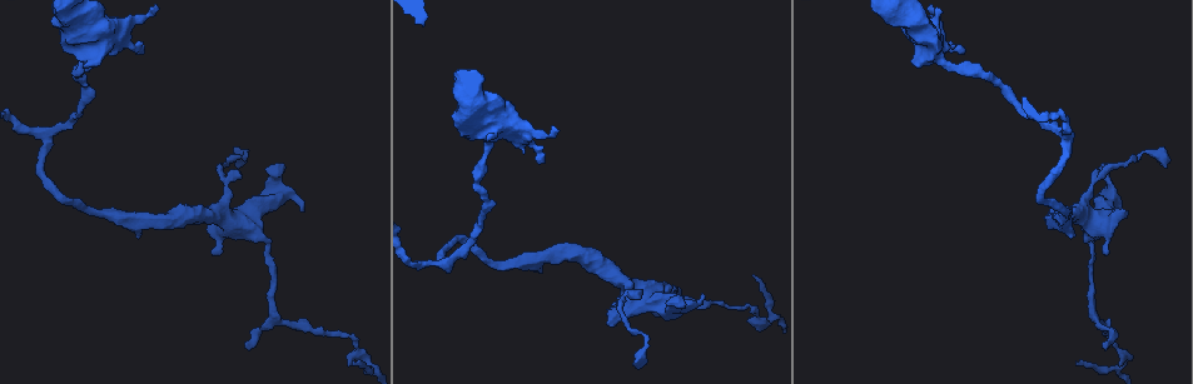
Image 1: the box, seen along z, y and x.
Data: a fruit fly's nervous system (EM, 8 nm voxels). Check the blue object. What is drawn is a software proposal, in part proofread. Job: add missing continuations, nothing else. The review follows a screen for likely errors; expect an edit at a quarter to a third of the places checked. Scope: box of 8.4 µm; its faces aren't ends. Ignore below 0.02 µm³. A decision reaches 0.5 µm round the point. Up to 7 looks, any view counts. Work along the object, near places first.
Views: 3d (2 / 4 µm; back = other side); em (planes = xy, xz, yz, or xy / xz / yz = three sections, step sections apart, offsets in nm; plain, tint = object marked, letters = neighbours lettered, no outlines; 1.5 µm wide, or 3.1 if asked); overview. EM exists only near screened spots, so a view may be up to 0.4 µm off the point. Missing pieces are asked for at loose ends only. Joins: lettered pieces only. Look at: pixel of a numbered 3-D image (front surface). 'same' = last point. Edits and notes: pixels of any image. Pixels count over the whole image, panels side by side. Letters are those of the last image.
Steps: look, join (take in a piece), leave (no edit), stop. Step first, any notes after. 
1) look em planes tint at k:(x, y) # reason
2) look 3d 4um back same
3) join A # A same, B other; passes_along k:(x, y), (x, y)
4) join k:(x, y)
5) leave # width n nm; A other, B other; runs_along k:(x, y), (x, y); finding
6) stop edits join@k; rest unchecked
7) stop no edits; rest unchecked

look 3d 4um at 1:(700, 297) # branch stops here

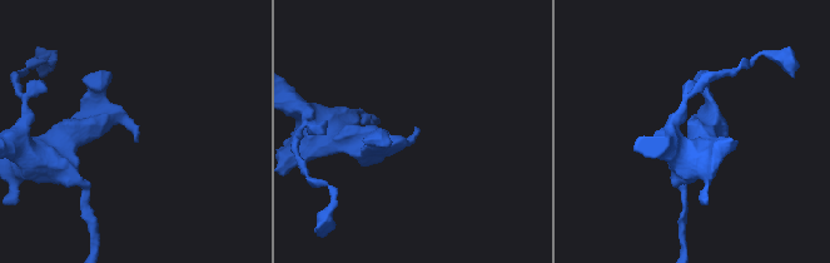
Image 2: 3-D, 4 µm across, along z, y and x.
look em planes tint at 2:(415, 132)

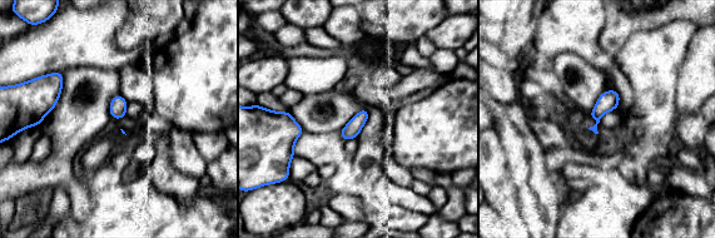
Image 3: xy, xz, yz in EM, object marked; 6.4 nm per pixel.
look em planes letters same # see the neighbours

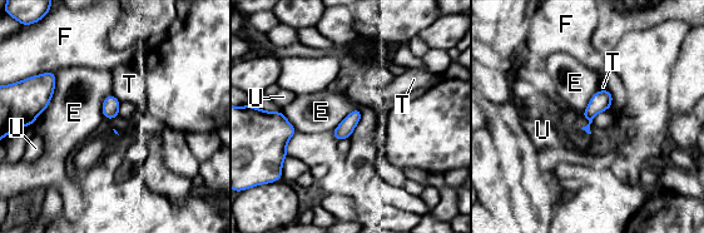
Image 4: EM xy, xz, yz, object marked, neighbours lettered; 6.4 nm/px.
leave # E other, F other, T other, U other; none of them fits

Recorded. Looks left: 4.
look em xy step 8 letters at 1:(212, 253) # free end

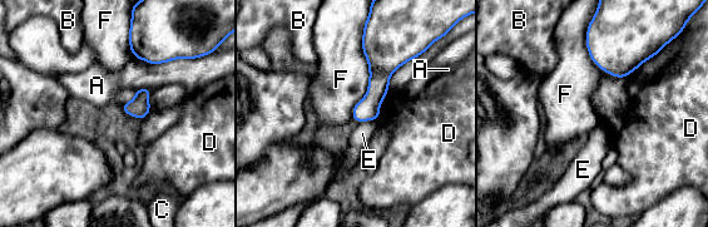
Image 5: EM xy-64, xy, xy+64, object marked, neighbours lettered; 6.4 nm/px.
leave # A other, B other, C other, D other, E other, F other; border 5:(364, 29), (369, 87), (351, 118); no lettered piece goes on from it

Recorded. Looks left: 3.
look em planes letters at 1:(245, 345) # tapers out

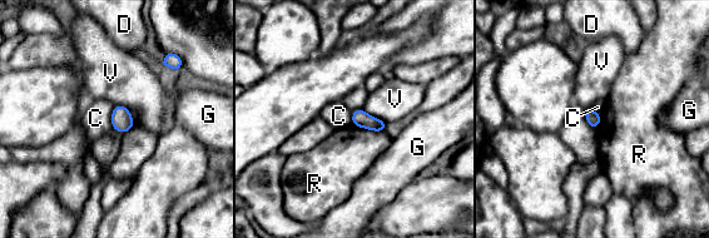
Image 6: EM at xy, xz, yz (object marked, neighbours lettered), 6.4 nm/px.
leave # width 90 nm; C other, D other, G other, R other, V other; none of them fits

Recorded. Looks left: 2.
stop no edits; rest unchecked

